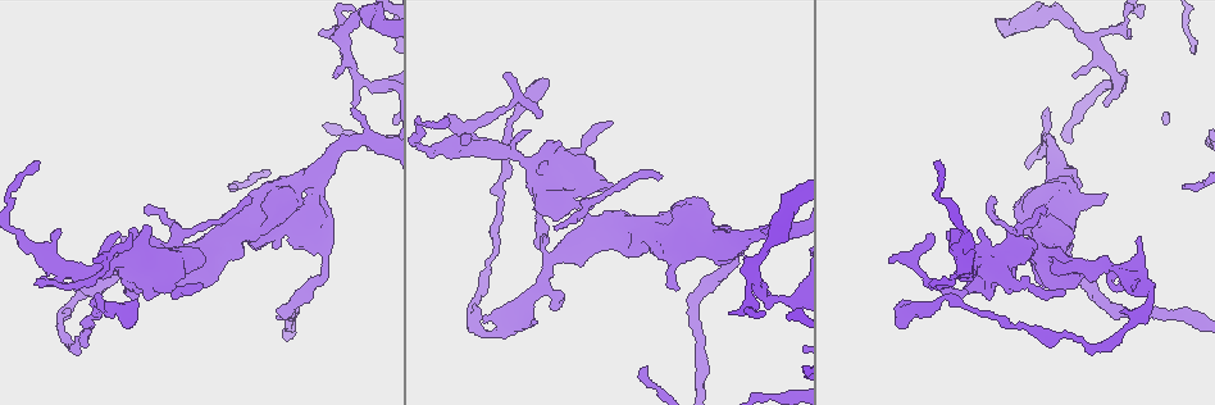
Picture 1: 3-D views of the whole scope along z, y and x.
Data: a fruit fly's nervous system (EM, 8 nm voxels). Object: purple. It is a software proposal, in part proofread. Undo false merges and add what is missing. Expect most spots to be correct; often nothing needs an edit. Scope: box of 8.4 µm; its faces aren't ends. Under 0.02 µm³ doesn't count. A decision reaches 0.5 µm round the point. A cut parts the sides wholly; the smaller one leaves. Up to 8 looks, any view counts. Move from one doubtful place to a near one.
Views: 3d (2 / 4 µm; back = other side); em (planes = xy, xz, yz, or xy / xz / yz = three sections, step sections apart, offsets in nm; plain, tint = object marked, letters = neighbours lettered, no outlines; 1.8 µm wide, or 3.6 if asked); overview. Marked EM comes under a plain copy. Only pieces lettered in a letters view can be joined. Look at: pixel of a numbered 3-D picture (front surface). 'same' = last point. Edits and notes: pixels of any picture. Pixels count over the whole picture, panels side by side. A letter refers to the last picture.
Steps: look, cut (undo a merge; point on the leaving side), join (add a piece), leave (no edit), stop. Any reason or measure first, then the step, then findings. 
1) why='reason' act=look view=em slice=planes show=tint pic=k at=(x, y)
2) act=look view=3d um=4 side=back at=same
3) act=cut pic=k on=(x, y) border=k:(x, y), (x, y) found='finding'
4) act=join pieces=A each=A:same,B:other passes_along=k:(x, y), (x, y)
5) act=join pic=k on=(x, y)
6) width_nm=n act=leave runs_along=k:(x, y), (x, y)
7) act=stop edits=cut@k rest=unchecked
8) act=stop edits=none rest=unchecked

act=look view=3d um=2 pic=1 at=(483, 333)

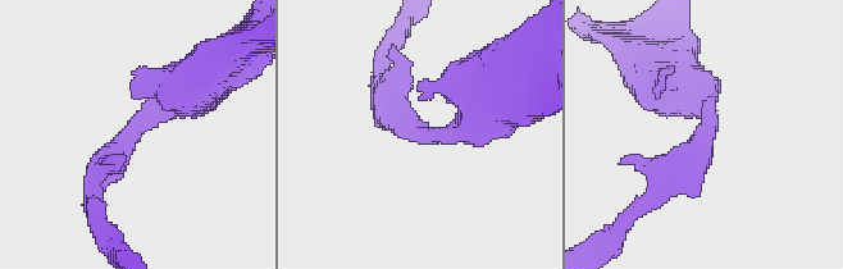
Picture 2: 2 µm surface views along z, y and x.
why='need the tissue' act=look view=em slice=planes show=letters pic=2 at=(704, 136)

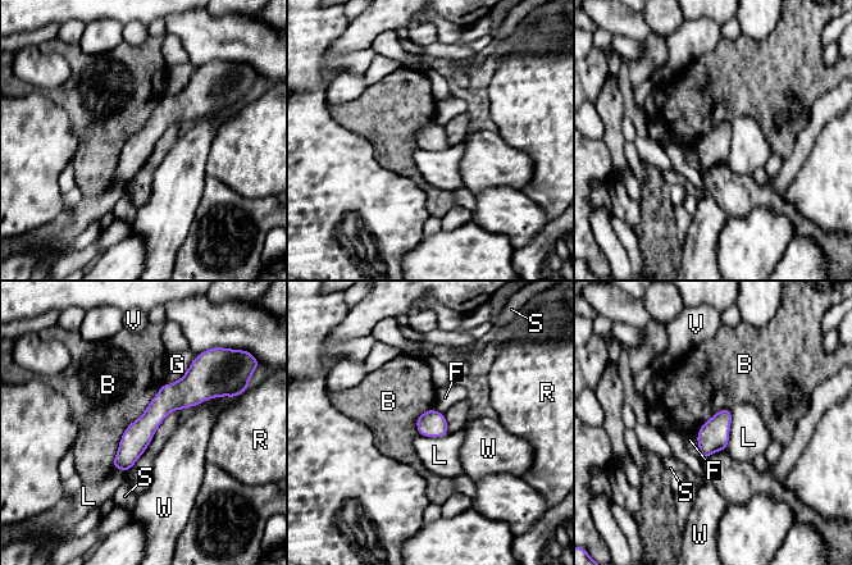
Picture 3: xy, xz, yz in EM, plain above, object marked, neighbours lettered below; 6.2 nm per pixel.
act=leave each=B:other,F:other,G:other,L:other,R:other,S:other,V:other,W:other border=3:(165, 383), (126, 428), (110, 468) found='one neuron here'

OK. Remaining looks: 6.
why='sharp bend' act=look view=em slice=xz step=8 show=letters pic=1 at=(285, 222)

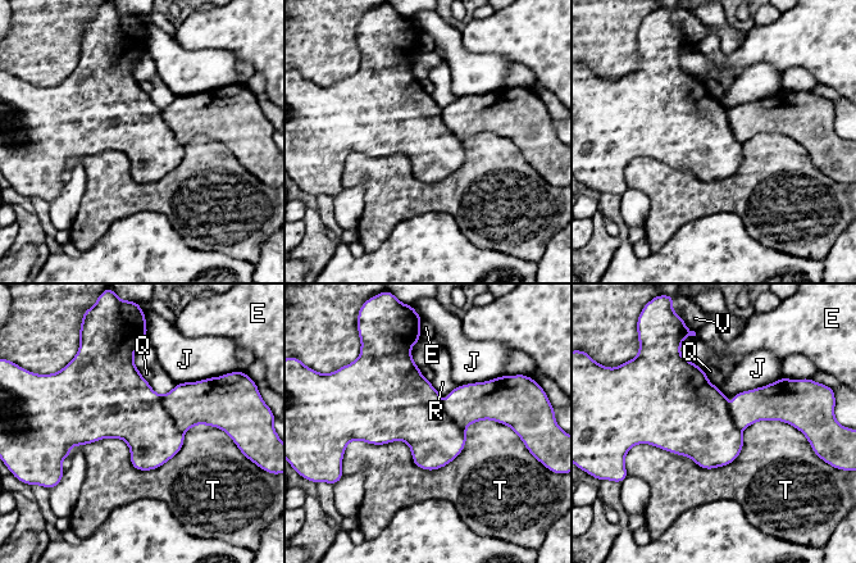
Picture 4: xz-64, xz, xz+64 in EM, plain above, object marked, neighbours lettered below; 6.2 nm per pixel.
act=leave each=E:other,J:other,Q:other,R:other,T:other,V:other border=4:(517, 434), (344, 454) found='one neuron here'

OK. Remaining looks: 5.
why='an open end' act=look view=em slice=xz step=8 show=tint pic=1 at=(1105, 107)

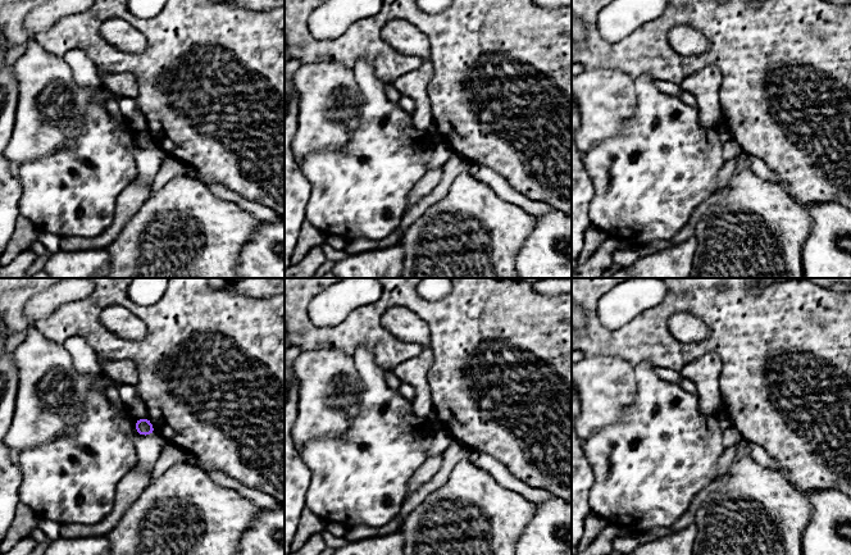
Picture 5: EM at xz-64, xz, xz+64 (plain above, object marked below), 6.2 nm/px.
act=look view=em slice=planes show=letters at=same

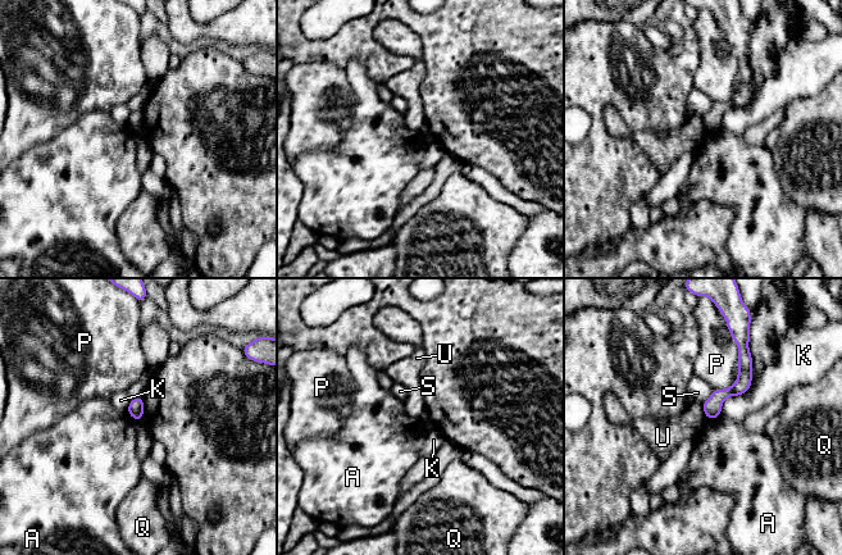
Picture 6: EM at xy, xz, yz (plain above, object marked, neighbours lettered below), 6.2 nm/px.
width_nm=100 act=leave each=A:other,K:other,P:other,Q:other,S:other,U:other border=6:(720, 414), (706, 419) found='no lettered piece goes on from it'

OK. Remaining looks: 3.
why='end of a long branch' act=look view=em slice=xy step=8 show=letters pic=1 at=(544, 85)

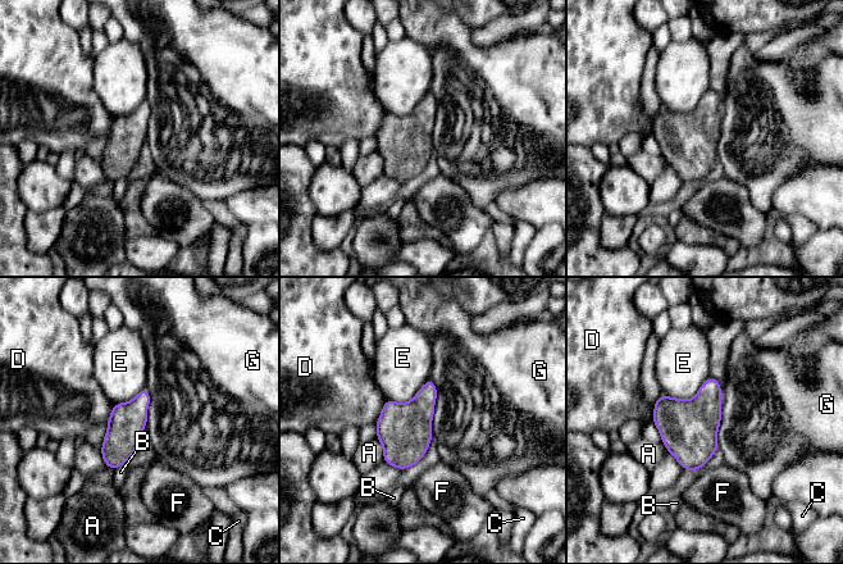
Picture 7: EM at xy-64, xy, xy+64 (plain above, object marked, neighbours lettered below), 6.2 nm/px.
why='cut it another way' act=look view=em slice=planes show=letters at=same

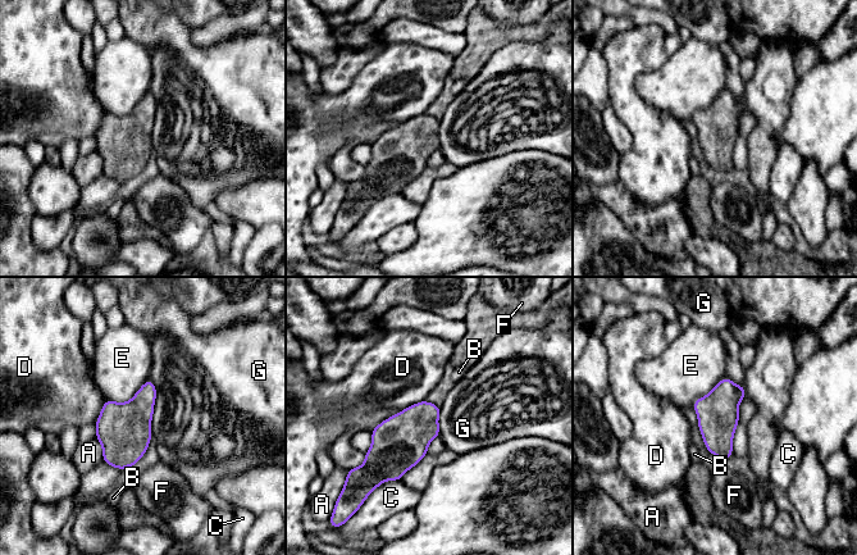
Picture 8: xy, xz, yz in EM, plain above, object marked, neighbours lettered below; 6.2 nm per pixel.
act=leave each=A:other,B:other,C:other,D:other,E:other,F:other,G:other border=8:(149, 378), (155, 387), (151, 436) found='no lettered piece goes on from it'

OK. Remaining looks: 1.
act=stop edits=none rest=unchecked

